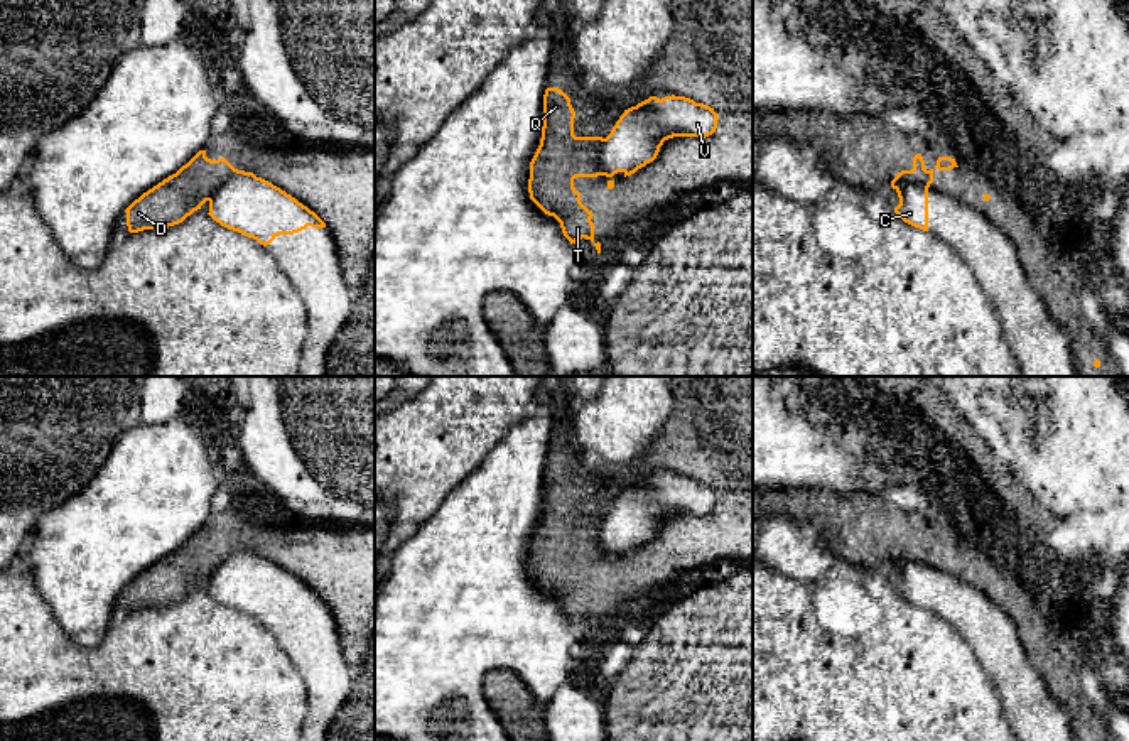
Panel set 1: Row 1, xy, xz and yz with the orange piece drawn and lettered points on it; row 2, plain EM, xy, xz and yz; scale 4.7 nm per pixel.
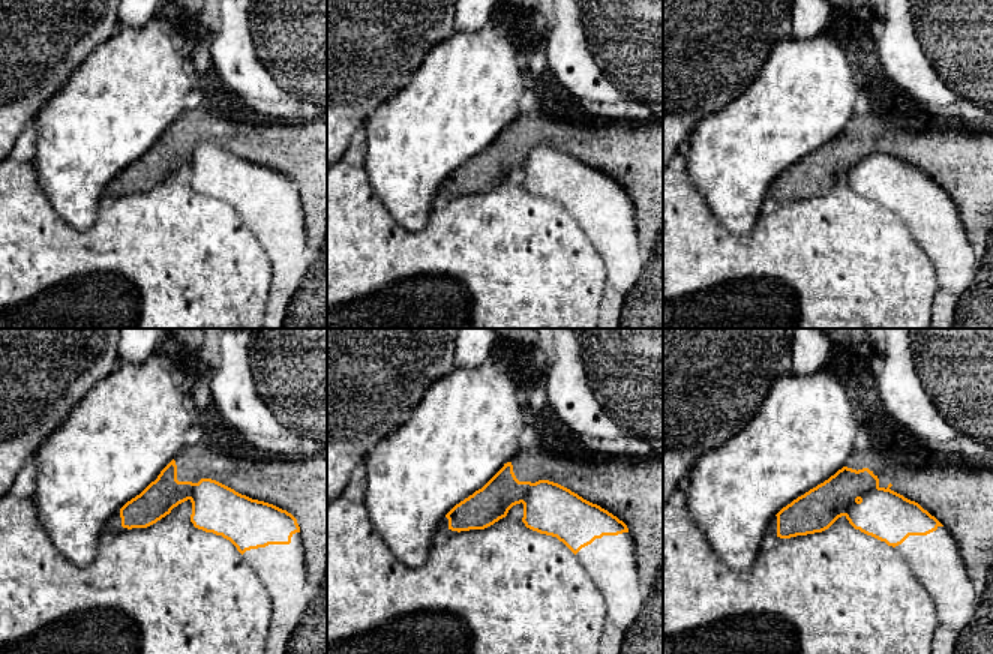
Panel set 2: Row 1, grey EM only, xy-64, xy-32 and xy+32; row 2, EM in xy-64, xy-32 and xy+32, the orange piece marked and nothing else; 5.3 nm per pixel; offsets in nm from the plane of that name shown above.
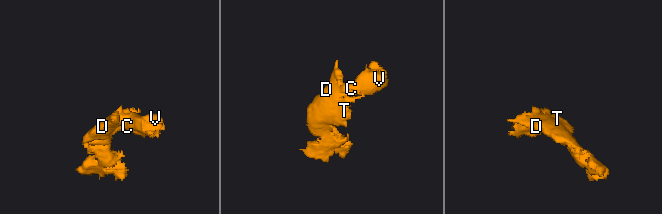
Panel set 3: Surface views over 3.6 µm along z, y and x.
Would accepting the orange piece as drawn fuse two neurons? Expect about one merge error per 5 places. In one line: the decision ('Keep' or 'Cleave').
Cleave

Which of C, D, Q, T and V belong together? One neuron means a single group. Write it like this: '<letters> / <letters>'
C V / D Q T

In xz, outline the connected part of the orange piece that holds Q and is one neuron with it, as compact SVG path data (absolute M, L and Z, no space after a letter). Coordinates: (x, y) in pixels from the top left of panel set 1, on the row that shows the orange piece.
M547 88L542 138L530 162L528 192L545 214L560 223L570 245L586 238L601 253L601 243L594 241L591 221L594 214L581 203L574 179L602 176L599 172L602 137L575 137L574 118L570 98L559 88Z

